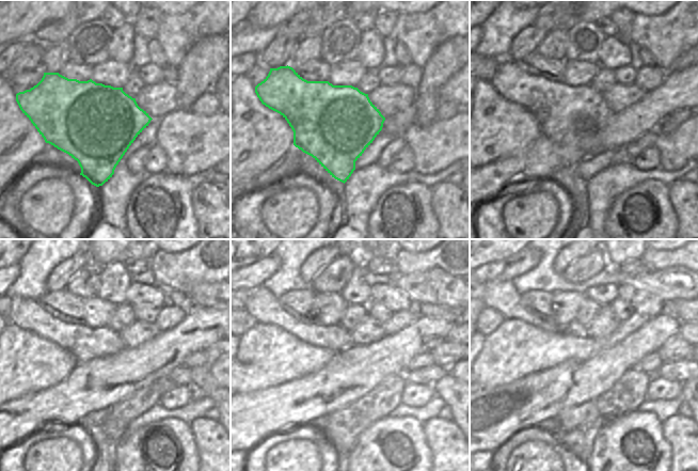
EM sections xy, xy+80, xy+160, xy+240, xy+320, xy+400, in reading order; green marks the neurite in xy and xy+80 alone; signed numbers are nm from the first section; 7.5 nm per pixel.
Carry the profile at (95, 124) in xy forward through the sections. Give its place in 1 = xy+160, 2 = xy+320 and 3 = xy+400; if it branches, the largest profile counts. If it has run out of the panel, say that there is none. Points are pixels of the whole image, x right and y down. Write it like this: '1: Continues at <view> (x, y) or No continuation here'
1: Continues at xy+160 (571, 116)
2: Continues at xy+320 (264, 307)
3: Continues at xy+400 (503, 297).

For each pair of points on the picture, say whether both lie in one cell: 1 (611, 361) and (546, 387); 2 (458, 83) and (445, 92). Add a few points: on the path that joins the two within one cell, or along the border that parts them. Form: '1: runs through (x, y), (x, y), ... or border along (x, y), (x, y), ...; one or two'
1: runs through (595, 376), (586, 380), (574, 380), (562, 386); one
2: runs through (455, 87), (448, 92); one

